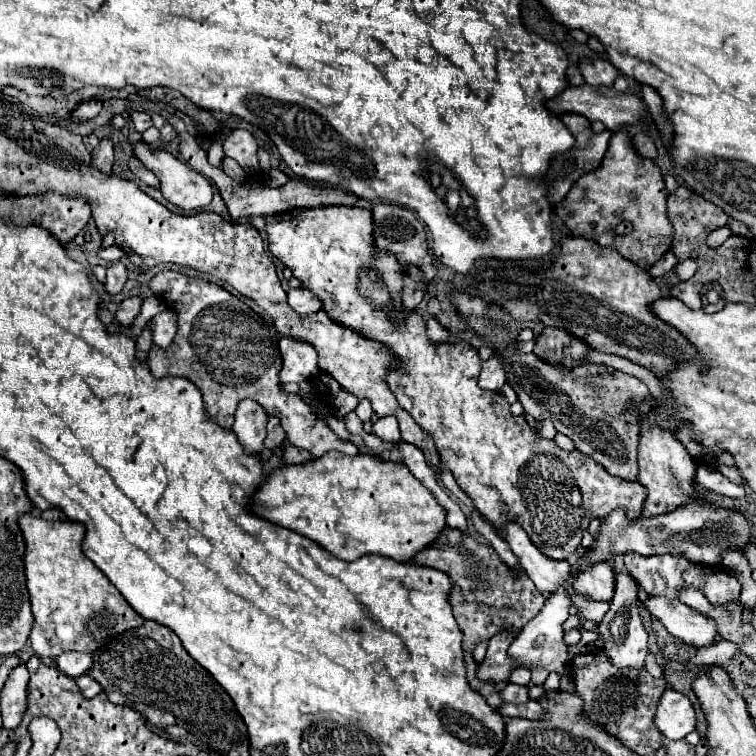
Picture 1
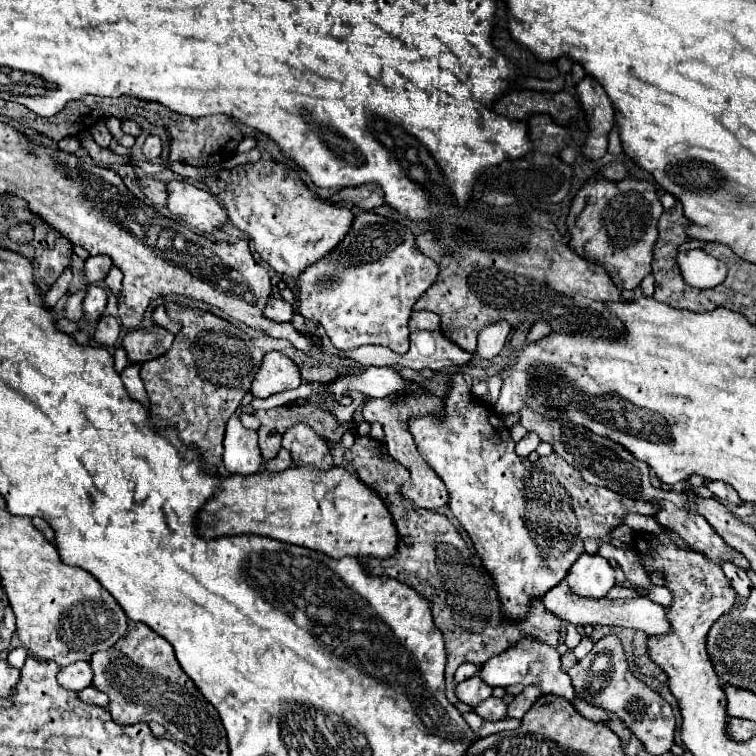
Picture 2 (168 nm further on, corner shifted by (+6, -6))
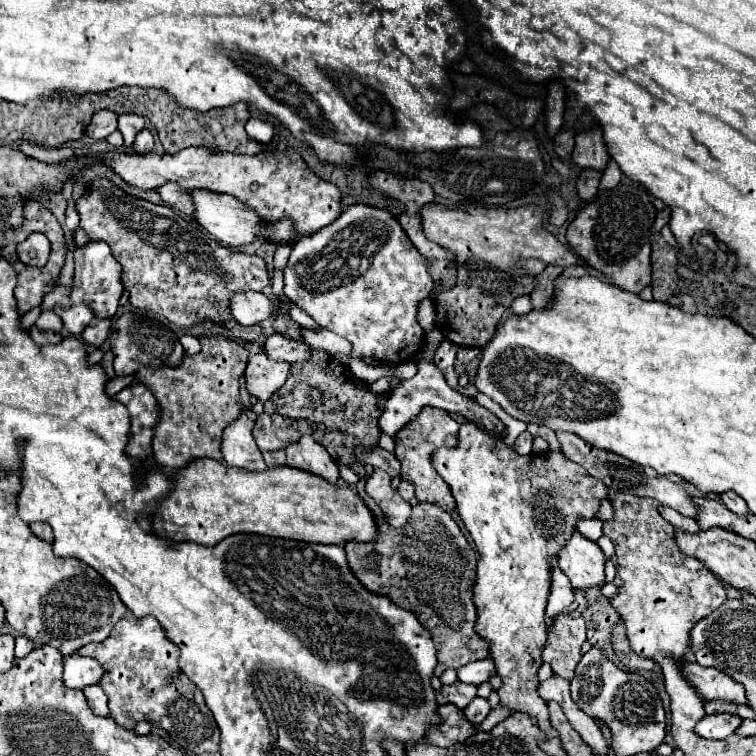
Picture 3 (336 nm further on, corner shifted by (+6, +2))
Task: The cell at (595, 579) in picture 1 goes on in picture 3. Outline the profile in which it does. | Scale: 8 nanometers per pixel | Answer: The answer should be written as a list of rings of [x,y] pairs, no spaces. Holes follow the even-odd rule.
[[[577,529],[571,539],[565,541],[559,551],[559,569],[569,577],[575,589],[603,585],[605,579],[605,557],[595,541],[583,537]]]

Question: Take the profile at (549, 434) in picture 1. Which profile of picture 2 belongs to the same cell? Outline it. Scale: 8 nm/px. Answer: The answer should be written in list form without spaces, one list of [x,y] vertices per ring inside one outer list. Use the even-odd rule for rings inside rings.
[[[527,433],[519,443],[517,443],[517,447],[515,447],[515,451],[521,455],[521,457],[527,457],[531,451],[535,451],[535,447],[539,445],[539,437],[535,435],[535,433]]]

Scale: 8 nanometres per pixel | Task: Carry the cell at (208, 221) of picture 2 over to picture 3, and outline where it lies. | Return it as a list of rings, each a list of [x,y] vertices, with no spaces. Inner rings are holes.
[[[191,191],[189,195],[195,201],[195,219],[199,221],[199,225],[203,225],[223,245],[241,247],[241,245],[249,245],[257,239],[271,241],[271,243],[279,245],[279,243],[293,243],[297,239],[297,233],[293,229],[291,219],[281,219],[277,223],[265,223],[261,217],[257,217],[257,213],[253,209],[243,205],[235,197],[217,195],[217,193],[211,193],[211,191],[195,191],[195,193]]]

